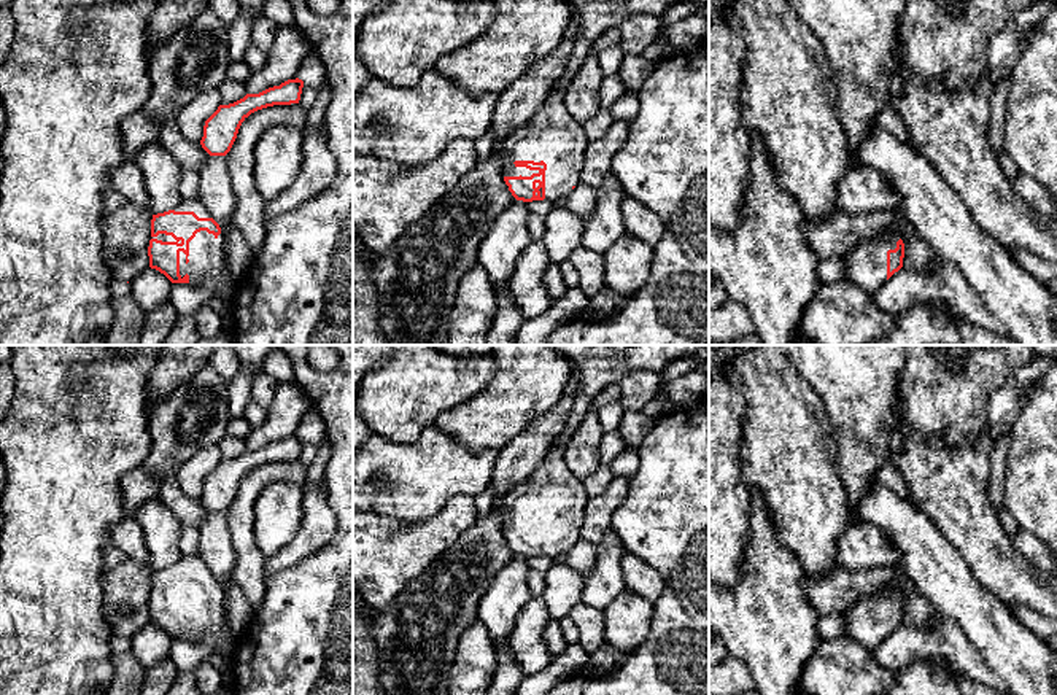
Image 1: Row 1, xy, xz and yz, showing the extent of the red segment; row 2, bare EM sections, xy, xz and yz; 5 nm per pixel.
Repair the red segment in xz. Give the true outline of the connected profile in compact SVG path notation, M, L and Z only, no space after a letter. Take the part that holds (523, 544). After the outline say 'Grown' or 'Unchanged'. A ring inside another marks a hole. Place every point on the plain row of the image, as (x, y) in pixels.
M561 434L532 474L498 499L504 538L517 557L555 560L580 541L588 496L564 463L572 436Z. Grown

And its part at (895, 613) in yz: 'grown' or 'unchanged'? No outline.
grown

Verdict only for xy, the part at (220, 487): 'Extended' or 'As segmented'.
As segmented

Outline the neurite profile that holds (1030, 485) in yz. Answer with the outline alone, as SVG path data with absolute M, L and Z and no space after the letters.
M1057 364L1028 394L1009 436L1003 504L1057 560Z

